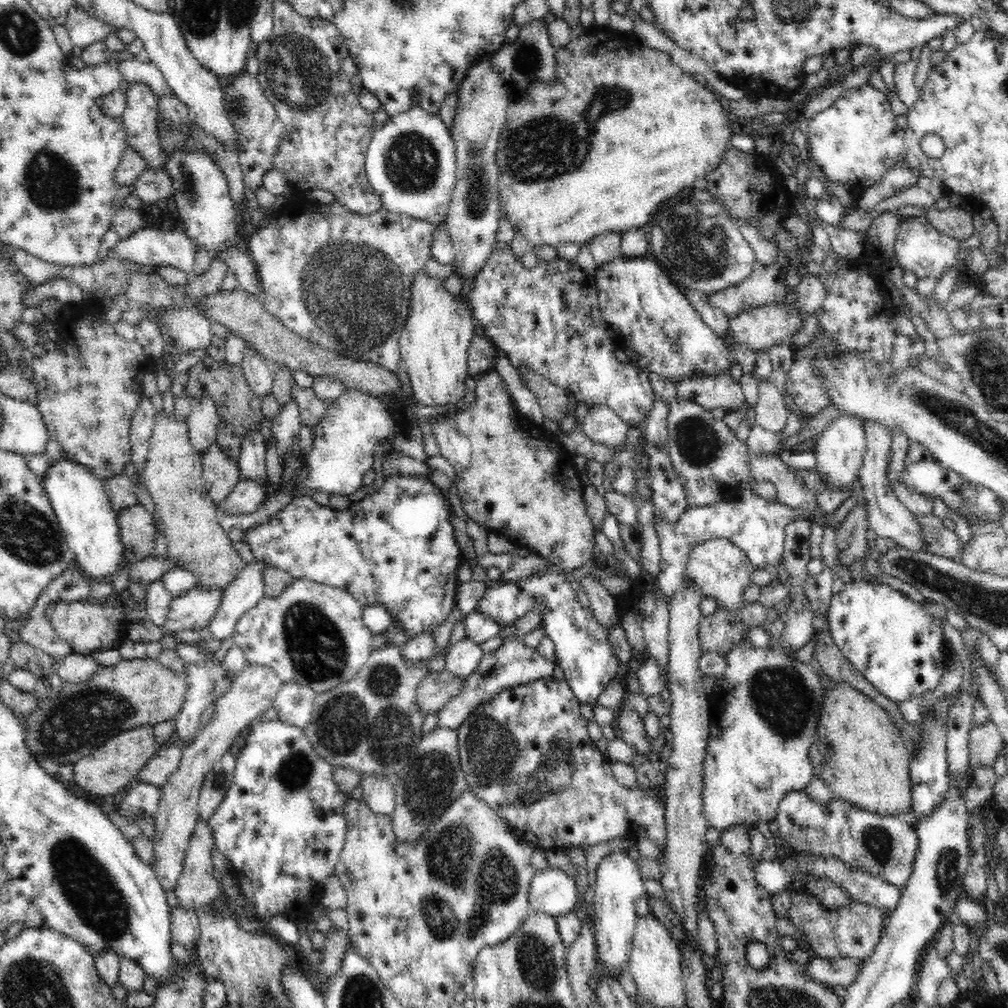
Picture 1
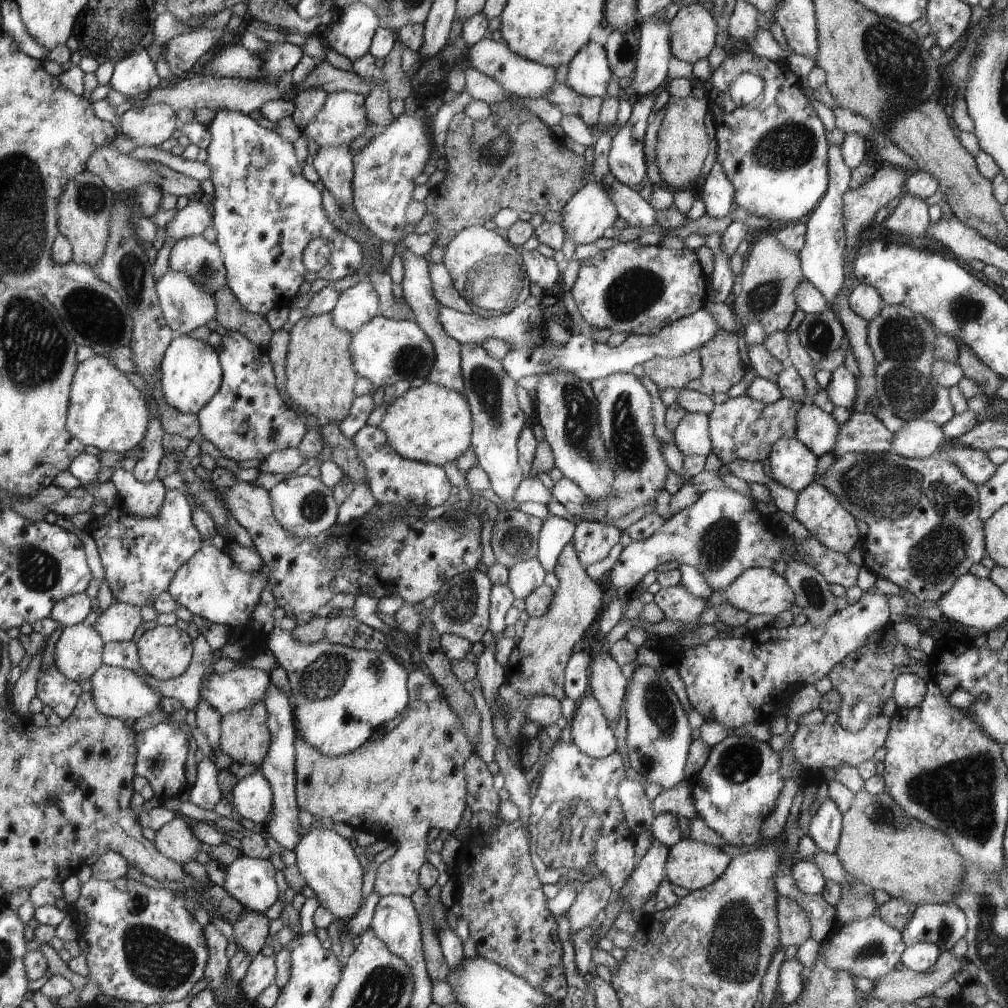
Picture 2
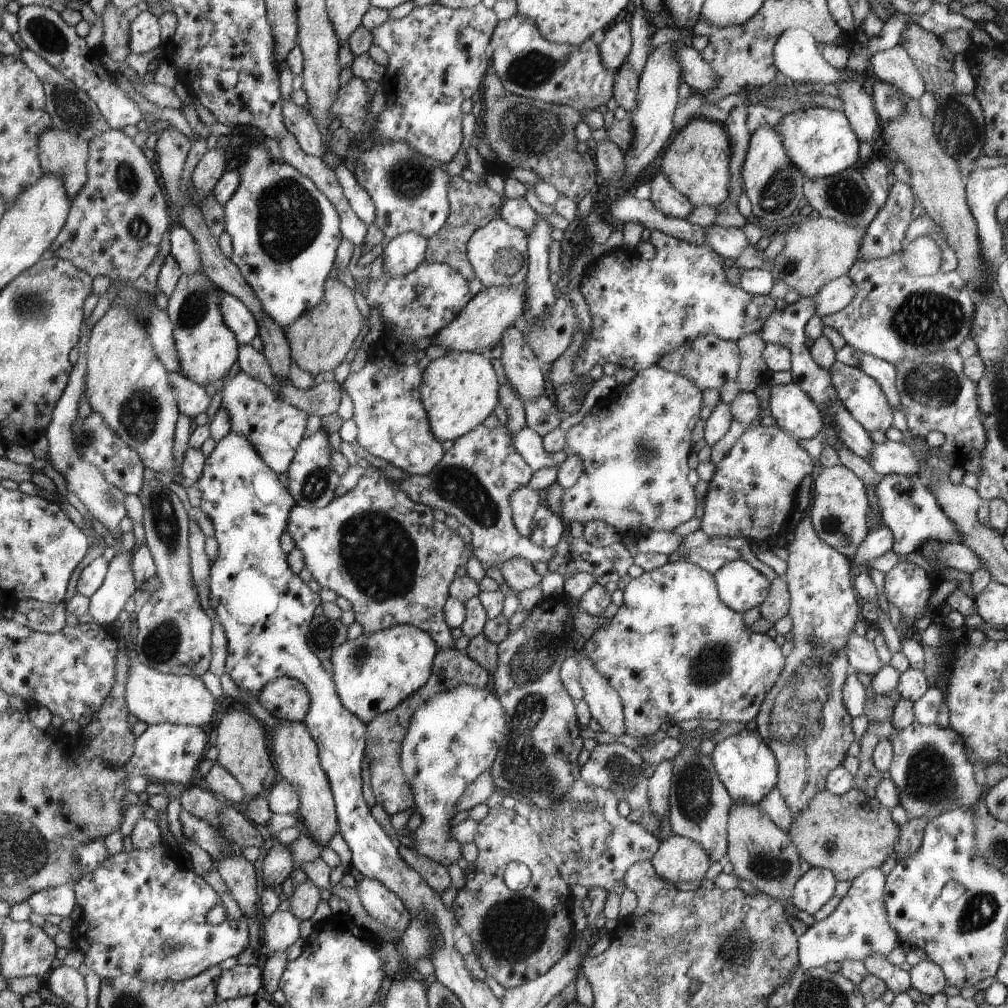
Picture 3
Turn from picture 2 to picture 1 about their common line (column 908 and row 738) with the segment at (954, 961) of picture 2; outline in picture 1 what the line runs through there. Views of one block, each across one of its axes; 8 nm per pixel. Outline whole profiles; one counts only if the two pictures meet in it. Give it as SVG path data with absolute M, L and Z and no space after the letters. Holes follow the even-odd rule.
M992 721L973 726L968 740L971 764L976 767L993 765L1003 744L1001 732Z

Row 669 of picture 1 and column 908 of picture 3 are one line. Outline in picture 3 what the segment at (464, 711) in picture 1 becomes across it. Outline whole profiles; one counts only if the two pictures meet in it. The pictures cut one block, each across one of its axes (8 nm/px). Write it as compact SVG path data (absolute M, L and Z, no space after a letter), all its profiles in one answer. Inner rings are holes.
M886 474L882 482L875 487L875 494L879 500L879 508L883 524L894 534L894 551L899 556L910 554L920 549L926 540L936 540L942 543L960 543L960 534L954 522L941 509L933 491L922 483L917 474L904 476L902 474Z

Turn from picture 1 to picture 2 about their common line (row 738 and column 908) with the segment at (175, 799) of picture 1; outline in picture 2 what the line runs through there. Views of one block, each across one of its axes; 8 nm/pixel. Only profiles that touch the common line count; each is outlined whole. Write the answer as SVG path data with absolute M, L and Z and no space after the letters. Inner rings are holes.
M902 195L895 210L890 212L882 223L890 232L908 234L908 236L925 236L931 223L928 218L928 204L916 195Z

